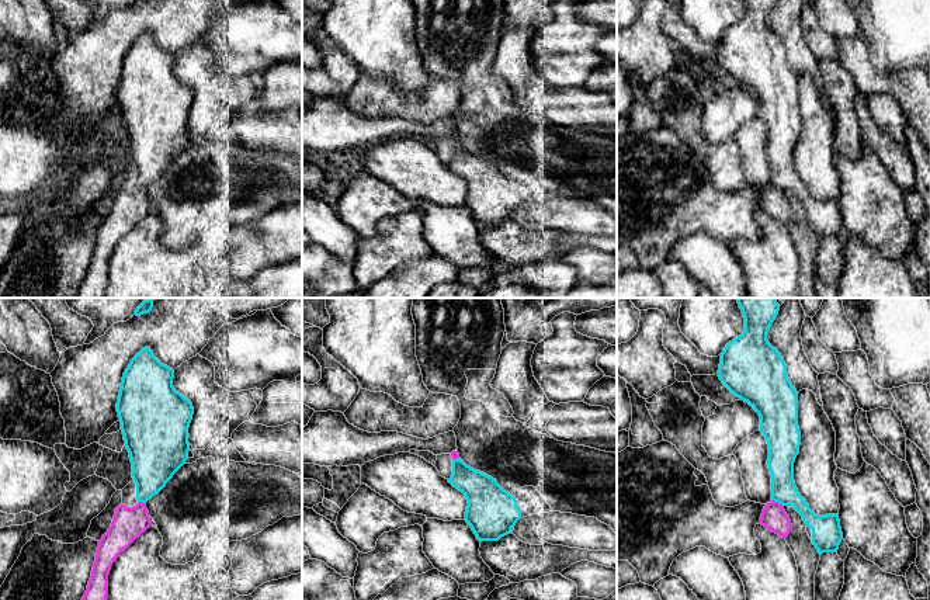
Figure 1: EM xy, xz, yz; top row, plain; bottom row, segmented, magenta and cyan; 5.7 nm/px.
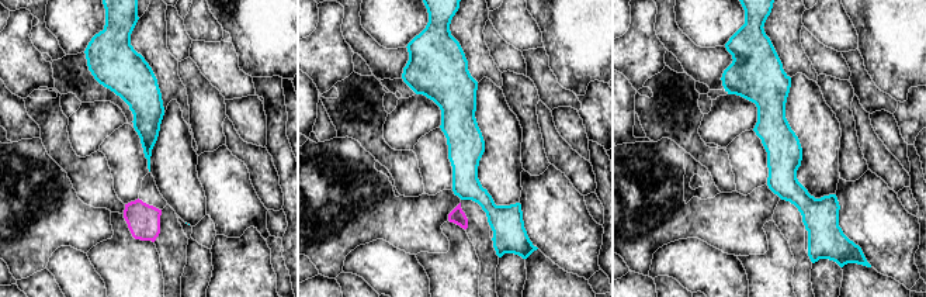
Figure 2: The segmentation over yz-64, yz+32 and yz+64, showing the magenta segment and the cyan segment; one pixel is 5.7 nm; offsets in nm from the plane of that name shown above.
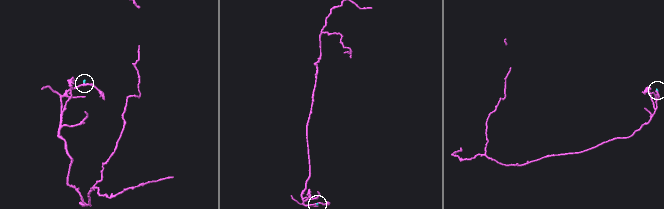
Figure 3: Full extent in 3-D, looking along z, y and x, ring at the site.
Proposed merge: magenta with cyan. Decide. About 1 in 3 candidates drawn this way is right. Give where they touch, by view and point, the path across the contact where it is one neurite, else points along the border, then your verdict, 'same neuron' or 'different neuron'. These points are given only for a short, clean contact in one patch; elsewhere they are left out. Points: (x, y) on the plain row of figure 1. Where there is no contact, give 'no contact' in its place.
yz (777, 187) | across yz (774, 204), (777, 187), (781, 181), (781, 144) | same neuron

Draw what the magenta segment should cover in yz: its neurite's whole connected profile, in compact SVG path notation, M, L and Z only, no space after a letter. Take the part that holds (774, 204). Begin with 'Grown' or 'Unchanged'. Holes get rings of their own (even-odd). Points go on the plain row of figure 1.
Grown. M777 0L743 3L743 18L721 38L718 62L759 98L759 115L768 129L771 187L764 191L760 209L787 223L792 209L784 193L792 190L812 214L812 229L818 237L837 237L843 225L839 200L815 200L795 171L794 148L801 131L798 77L787 60L784 44L767 25Z

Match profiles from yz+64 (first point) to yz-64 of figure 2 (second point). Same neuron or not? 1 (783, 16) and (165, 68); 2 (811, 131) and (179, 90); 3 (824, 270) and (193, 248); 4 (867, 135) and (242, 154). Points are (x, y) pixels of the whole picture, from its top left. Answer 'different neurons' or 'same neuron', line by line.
1: same neuron
2: different neurons
3: same neuron
4: same neuron

